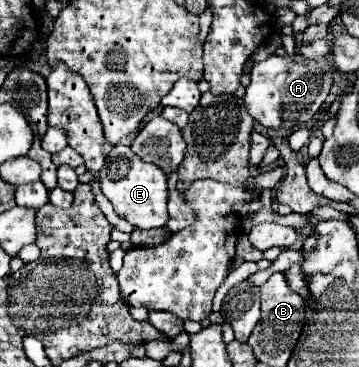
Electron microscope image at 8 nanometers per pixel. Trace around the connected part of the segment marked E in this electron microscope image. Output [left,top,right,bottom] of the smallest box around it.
[98,144,168,230]

